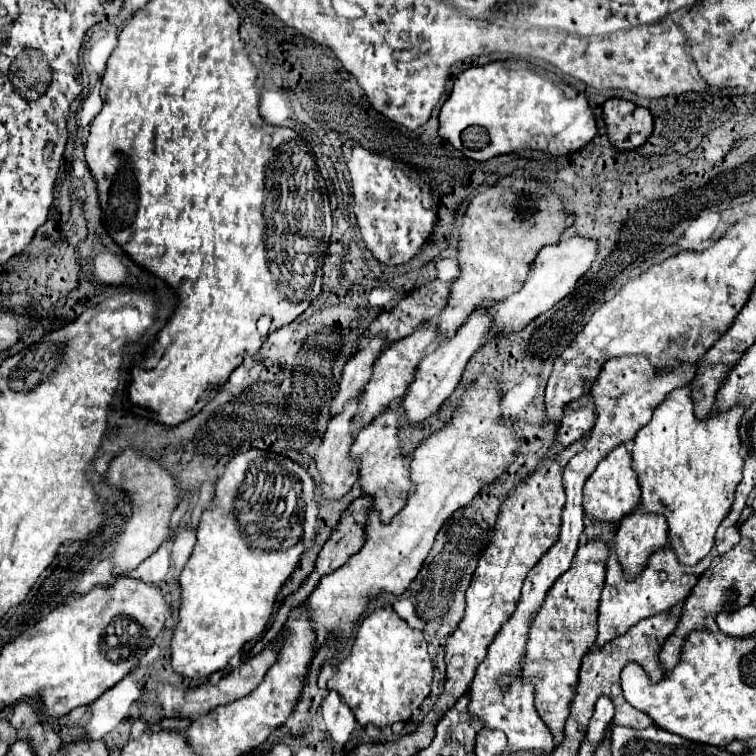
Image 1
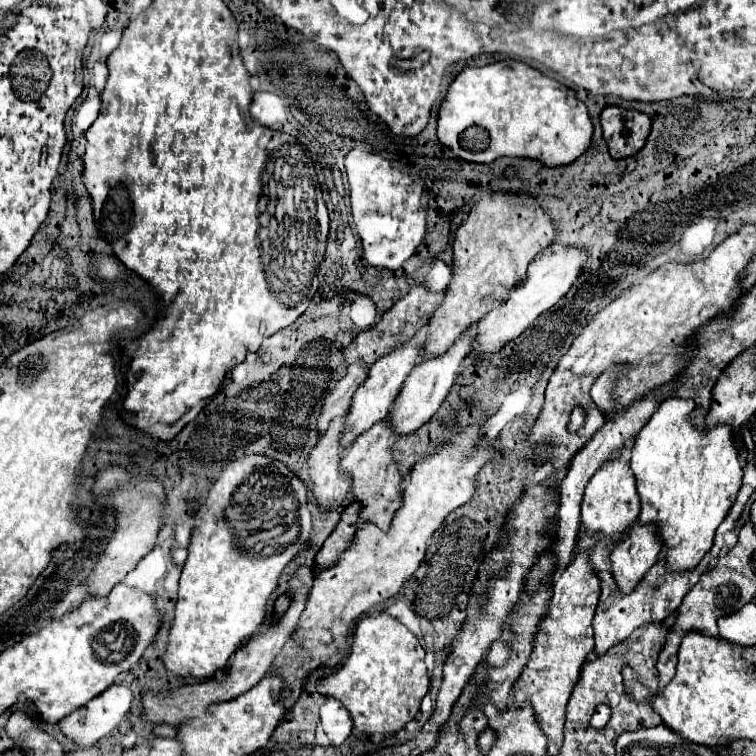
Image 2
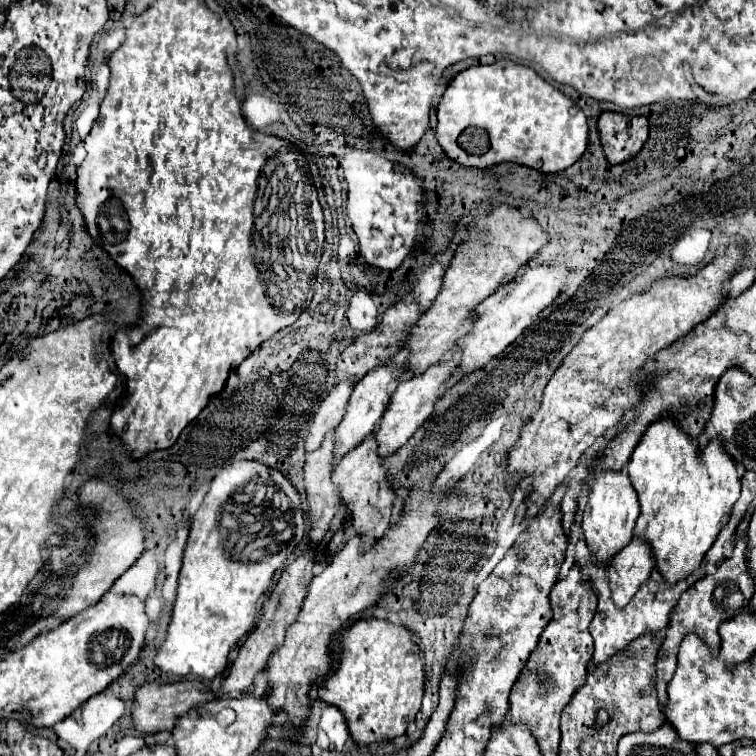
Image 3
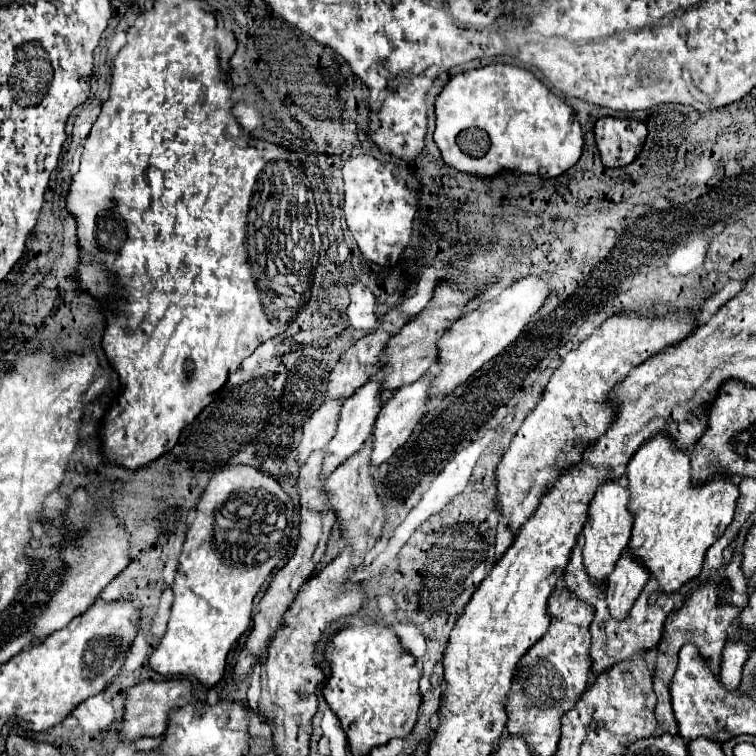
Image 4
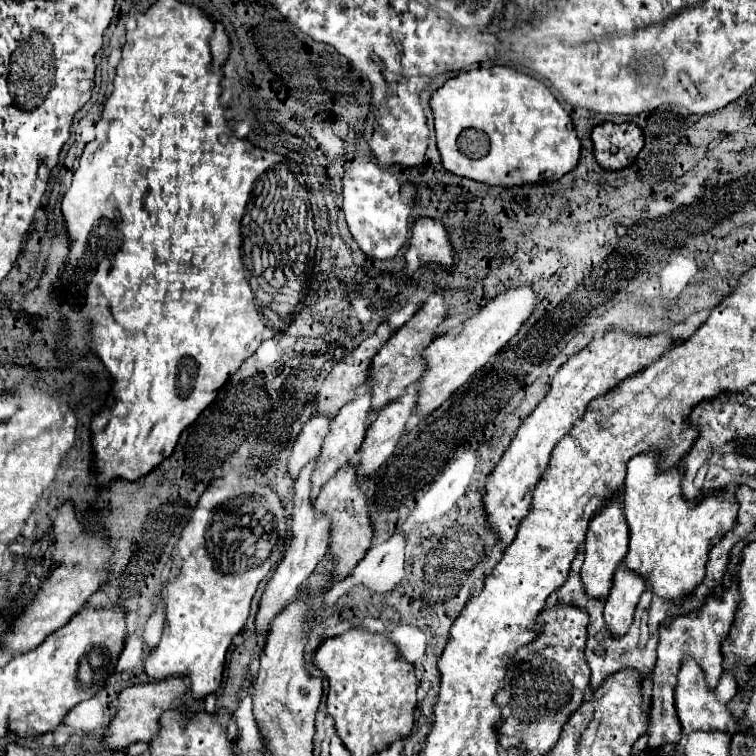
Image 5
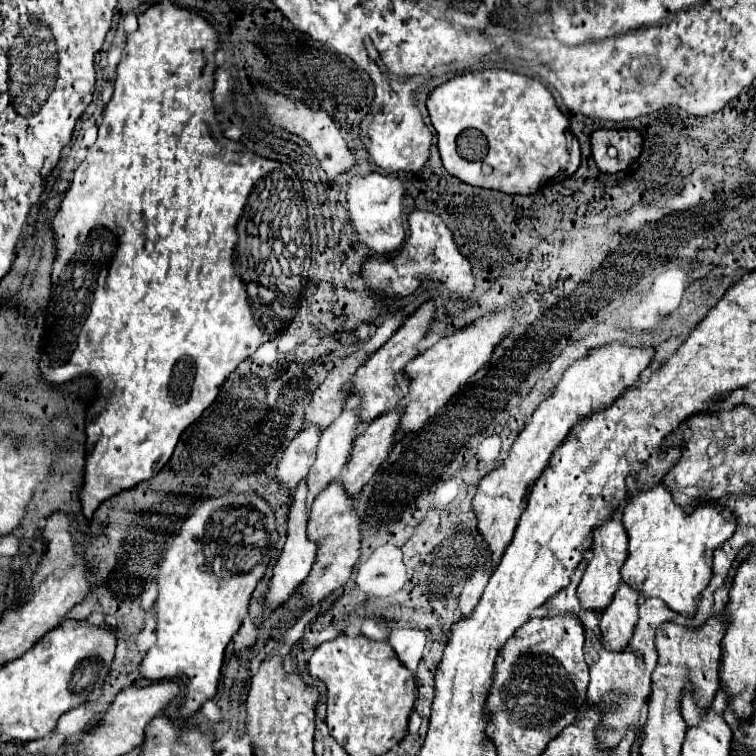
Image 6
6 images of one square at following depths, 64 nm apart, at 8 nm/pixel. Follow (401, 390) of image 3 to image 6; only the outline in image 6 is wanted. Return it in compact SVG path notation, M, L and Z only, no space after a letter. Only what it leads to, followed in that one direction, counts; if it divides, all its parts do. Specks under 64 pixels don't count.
M402 408L386 412L374 422L370 422L366 430L360 434L360 438L356 438L356 446L352 448L352 458L348 460L348 466L340 480L344 482L344 490L348 490L348 494L356 496L388 456L394 444L394 434L400 416Z

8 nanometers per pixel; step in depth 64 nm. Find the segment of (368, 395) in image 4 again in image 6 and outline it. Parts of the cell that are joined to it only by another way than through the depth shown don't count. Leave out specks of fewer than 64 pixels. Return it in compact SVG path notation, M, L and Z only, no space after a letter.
M358 408L344 410L334 420L334 424L330 428L326 428L324 434L320 436L320 444L316 450L316 462L310 470L310 474L306 476L308 506L310 506L310 502L314 502L316 494L320 494L320 490L324 490L324 486L328 486L328 482L334 482L340 478L342 470L348 464L352 444L354 444L356 436L360 434L358 424L360 424Z

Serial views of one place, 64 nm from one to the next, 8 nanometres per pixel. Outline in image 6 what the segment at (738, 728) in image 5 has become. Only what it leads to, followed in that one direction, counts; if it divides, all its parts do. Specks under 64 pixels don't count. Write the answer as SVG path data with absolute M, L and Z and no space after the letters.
M684 692L684 698L682 698L682 714L684 714L684 720L688 722L688 726L696 726L702 716L706 714L706 710L700 710L694 700L692 700L692 692Z

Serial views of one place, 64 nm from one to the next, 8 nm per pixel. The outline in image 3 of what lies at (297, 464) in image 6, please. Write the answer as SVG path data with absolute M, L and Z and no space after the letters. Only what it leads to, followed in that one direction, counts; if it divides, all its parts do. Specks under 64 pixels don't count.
M342 382L342 384L334 386L334 390L328 394L328 398L320 404L320 408L314 414L310 428L308 428L308 438L306 438L306 446L304 446L306 452L320 448L326 432L332 432L340 424L348 398L352 394L352 388L354 388L352 382Z

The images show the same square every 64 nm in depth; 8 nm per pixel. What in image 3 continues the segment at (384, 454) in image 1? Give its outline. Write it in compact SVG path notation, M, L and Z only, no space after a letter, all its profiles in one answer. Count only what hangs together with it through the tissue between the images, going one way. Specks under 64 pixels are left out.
M368 436L358 448L348 452L332 472L332 482L340 490L340 502L346 508L346 512L352 518L352 526L356 534L362 536L364 544L362 548L368 550L376 540L380 540L388 528L390 516L392 516L392 502L394 502L394 492L386 484L386 472L382 466L382 458L376 454L376 440L374 436Z

